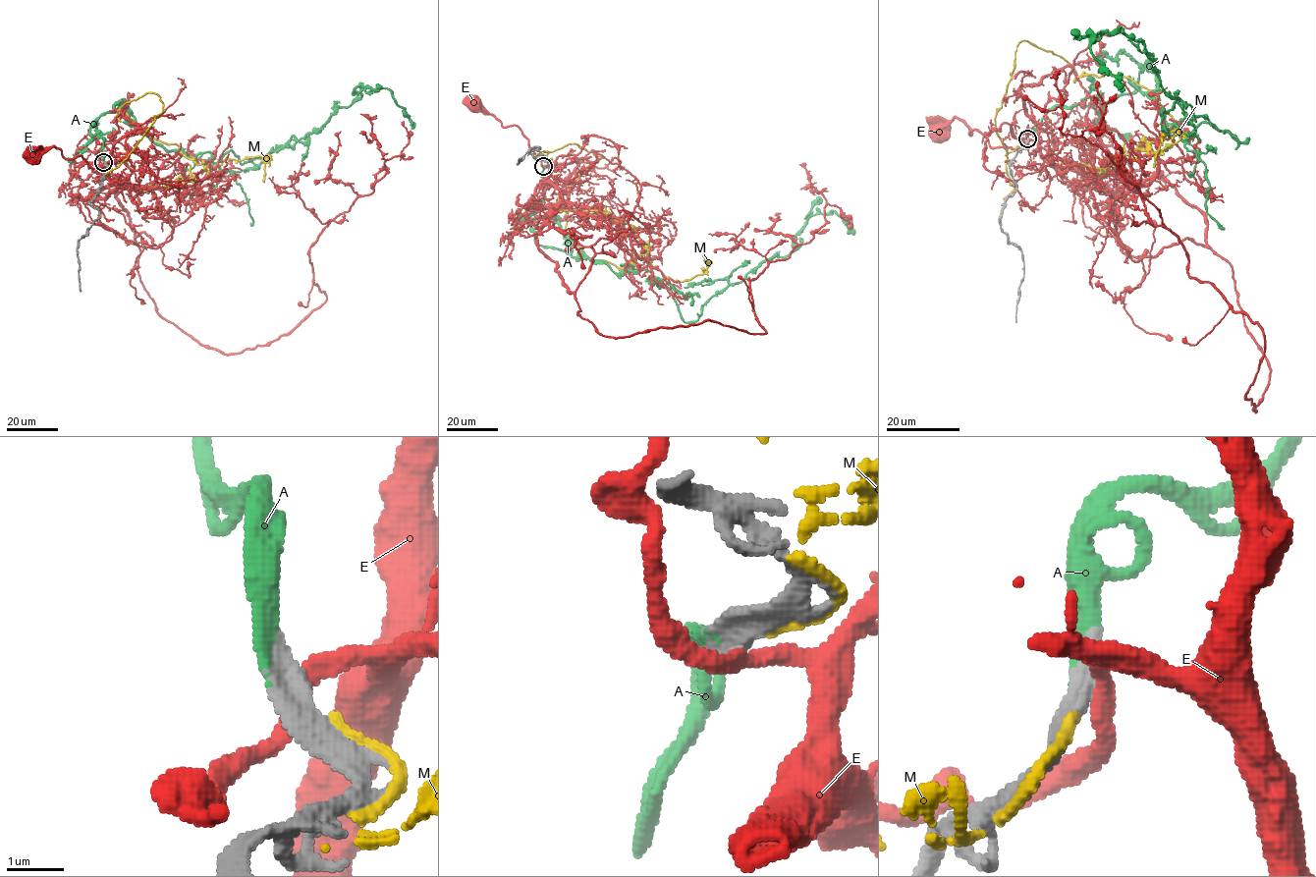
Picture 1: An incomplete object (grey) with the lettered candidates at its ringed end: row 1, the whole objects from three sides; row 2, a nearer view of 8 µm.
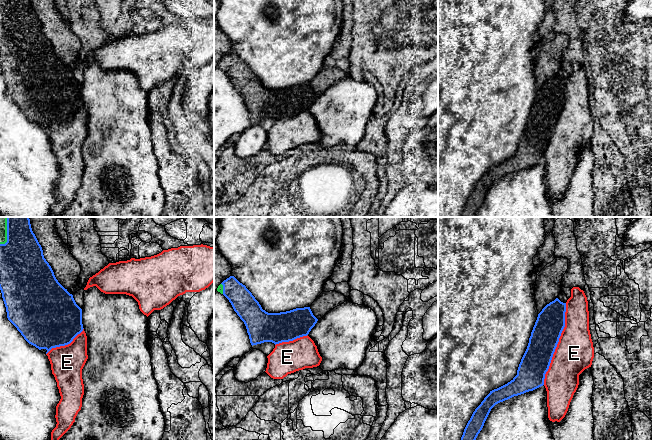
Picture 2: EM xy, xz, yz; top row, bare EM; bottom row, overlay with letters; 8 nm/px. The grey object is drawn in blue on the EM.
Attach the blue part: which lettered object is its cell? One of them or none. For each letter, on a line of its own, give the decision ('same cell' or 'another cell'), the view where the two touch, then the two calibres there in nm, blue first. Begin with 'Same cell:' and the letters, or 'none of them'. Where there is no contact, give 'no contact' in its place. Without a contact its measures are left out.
Same cell: A
A: same cell | xy | 360/60 nm
E: another cell | yz | 220/300 nm
M: another cell | no contact

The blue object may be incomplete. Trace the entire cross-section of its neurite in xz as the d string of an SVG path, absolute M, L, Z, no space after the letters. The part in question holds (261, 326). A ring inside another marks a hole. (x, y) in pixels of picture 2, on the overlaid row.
M234 276L224 280L217 291L229 300L244 322L252 346L264 342L276 345L307 336L318 321L310 307L280 313L266 312L246 286Z

